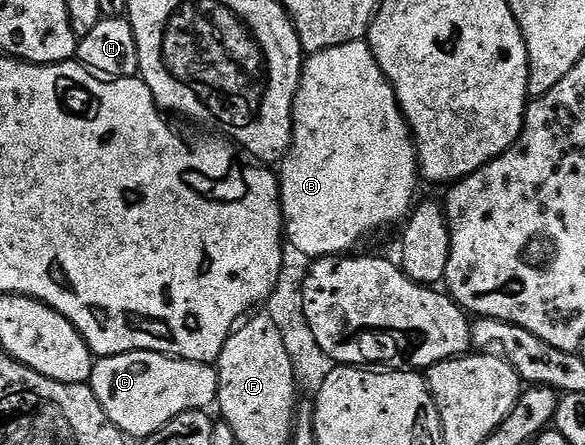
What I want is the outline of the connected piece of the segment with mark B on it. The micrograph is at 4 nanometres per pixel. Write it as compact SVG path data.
M360 40L334 46L328 50L322 50L310 55L303 63L303 75L297 96L293 100L293 116L295 122L291 129L291 148L283 155L281 167L277 177L279 179L279 203L283 205L283 224L285 227L285 238L288 243L305 252L305 256L312 260L329 258L332 256L343 256L351 250L366 234L379 230L382 226L391 226L394 222L402 223L410 215L415 198L415 185L420 185L421 175L419 173L419 154L415 151L415 140L411 136L411 128L407 125L405 116L399 107L397 96L393 92L393 84L381 70L381 64L373 56L370 45Z

